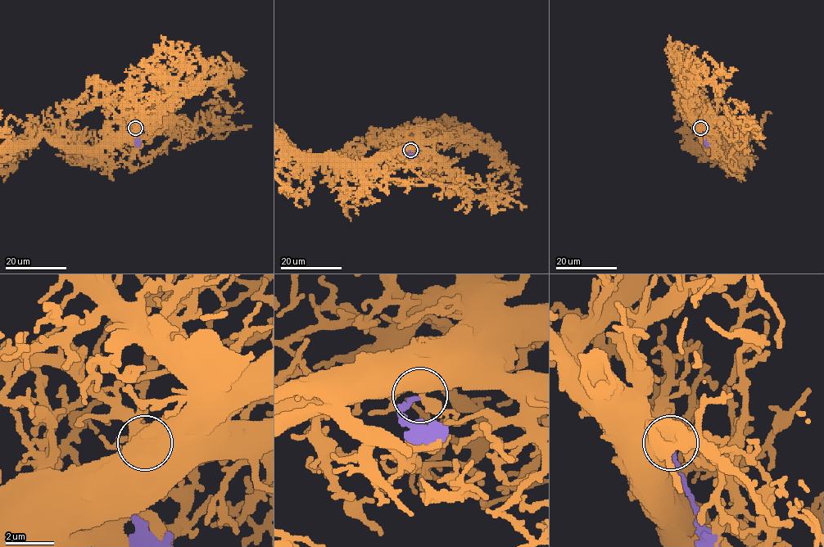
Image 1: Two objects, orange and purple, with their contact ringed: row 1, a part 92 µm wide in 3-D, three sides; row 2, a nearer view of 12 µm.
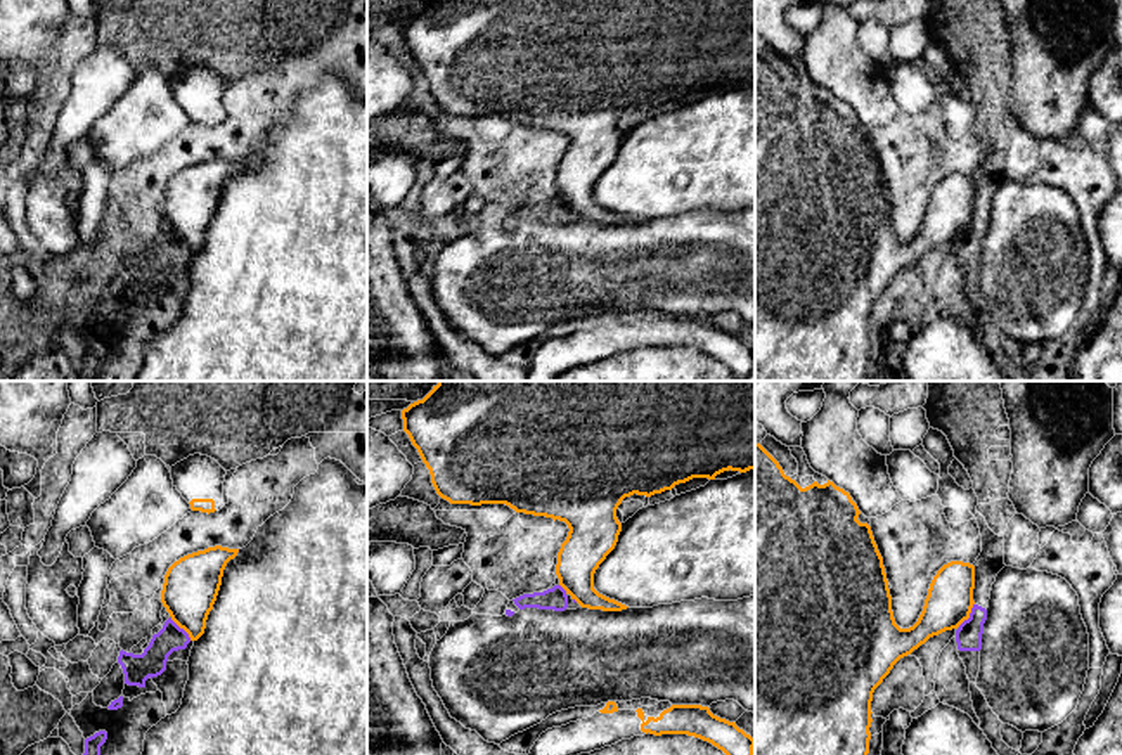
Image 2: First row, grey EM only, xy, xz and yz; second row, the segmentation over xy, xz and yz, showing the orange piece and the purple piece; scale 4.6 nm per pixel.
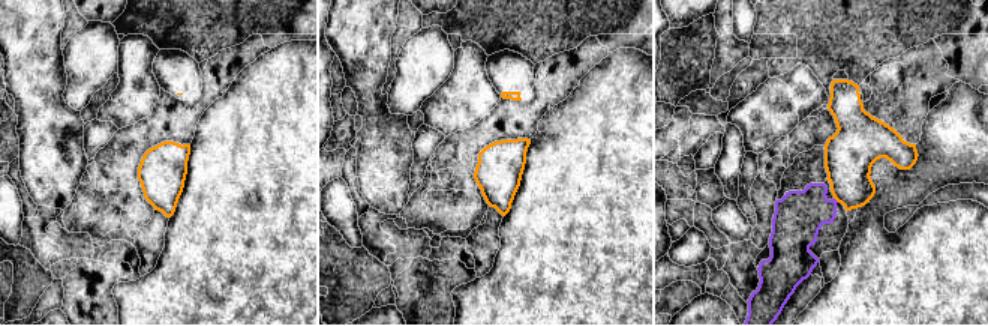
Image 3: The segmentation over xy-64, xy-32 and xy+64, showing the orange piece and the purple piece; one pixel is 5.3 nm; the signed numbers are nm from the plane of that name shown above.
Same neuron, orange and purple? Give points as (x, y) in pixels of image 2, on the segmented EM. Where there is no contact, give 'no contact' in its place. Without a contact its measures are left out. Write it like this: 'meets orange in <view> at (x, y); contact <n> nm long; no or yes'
meets orange in yz at (968, 615); contact 130 nm long; no

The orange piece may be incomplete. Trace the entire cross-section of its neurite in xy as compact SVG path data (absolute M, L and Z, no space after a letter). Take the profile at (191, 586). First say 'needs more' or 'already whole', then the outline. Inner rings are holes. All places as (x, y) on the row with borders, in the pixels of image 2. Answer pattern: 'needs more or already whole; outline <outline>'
already whole; outline M222 545L187 554L175 561L161 590L161 603L171 620L197 641L216 601L227 563L239 549Z

